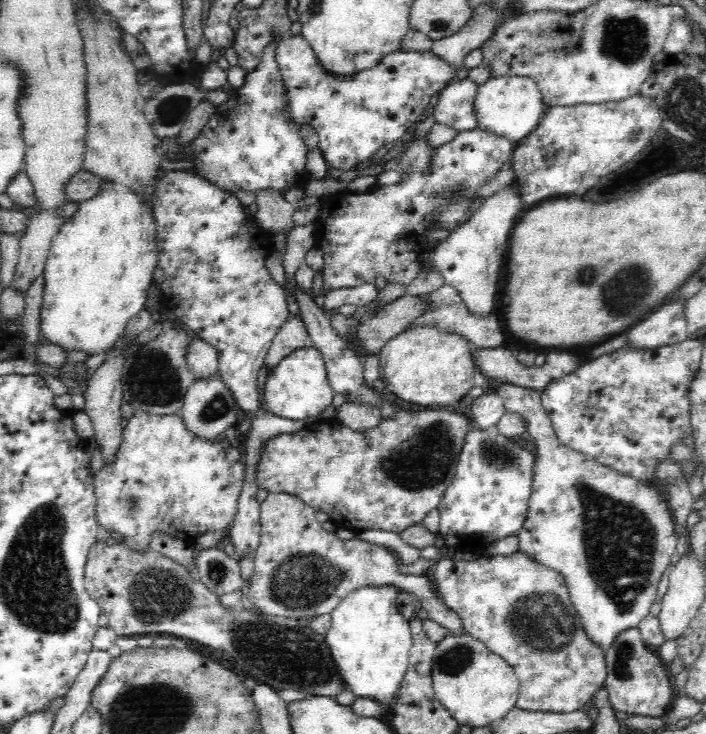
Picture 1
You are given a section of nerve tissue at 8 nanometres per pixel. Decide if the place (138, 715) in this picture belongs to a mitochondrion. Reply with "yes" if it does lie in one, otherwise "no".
yes

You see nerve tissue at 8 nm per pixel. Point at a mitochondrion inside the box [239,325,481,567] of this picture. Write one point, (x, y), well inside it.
(423, 461)

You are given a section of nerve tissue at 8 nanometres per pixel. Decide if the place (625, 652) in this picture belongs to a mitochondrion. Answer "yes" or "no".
yes

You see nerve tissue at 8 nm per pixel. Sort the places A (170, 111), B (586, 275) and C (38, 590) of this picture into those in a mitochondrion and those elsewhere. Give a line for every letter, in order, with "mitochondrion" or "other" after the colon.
A: mitochondrion
B: mitochondrion
C: mitochondrion

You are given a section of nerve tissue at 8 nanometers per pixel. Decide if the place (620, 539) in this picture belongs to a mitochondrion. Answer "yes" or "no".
yes

